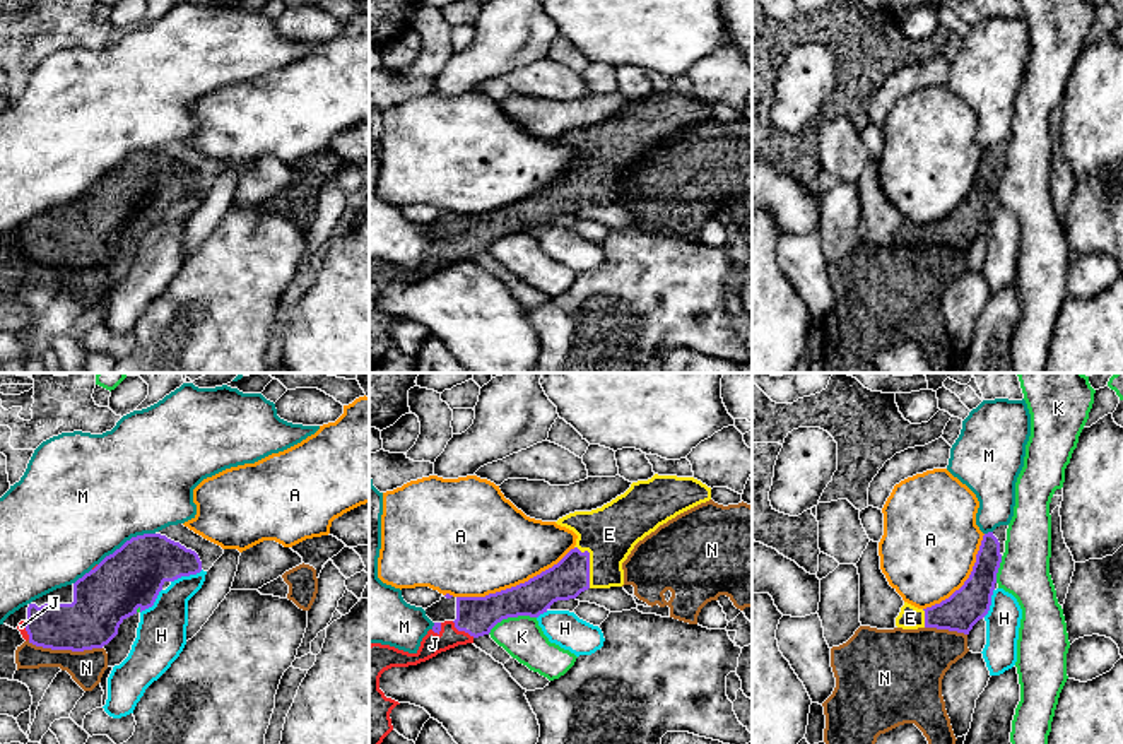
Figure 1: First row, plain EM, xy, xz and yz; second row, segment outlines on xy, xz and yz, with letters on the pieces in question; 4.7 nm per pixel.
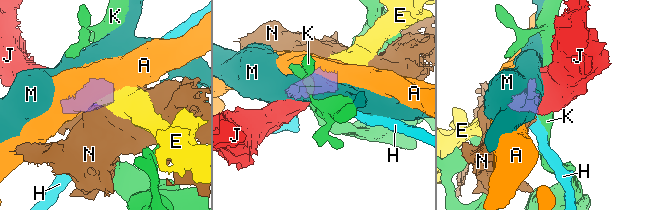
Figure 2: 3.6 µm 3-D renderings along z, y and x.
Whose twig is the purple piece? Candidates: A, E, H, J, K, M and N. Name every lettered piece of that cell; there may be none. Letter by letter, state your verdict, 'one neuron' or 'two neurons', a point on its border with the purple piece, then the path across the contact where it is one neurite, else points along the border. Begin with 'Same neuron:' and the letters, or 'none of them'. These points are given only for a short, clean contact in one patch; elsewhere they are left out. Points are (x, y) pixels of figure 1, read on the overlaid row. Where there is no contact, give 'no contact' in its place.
Same neuron: E, J
A: two neurons; contact xz (517, 585)
E: one neuron; contact xz (588, 563)
H: two neurons; contact xy (187, 575); border xy (202, 570), (182, 575), (171, 582)
J: one neuron; contact xz (462, 630)
K: two neurons; contact xz (511, 616); border xz (535, 616), (503, 618), (488, 633)
M: two neurons; contact xy (127, 541)
N: two neurons; contact xy (65, 649)

